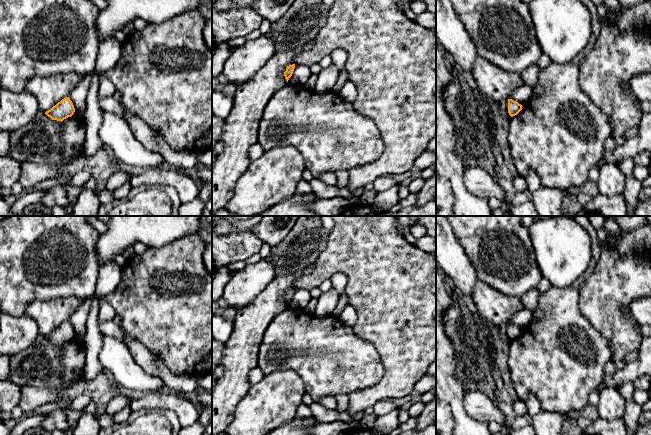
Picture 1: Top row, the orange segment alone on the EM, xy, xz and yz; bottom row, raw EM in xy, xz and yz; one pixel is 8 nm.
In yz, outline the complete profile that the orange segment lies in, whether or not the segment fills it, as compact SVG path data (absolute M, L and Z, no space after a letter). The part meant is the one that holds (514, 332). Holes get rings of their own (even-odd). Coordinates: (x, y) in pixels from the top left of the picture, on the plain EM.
M508 323L508 337L511 341L517 339L522 334L522 331L518 326Z

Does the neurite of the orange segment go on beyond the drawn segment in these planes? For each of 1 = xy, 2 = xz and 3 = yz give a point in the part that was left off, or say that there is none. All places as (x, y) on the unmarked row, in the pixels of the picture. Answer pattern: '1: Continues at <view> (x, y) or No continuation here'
1: No continuation here
2: No continuation here
3: No continuation here

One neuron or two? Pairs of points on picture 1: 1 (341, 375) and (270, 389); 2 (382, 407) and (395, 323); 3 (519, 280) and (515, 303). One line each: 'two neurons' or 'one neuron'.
1: two neurons
2: two neurons
3: two neurons

